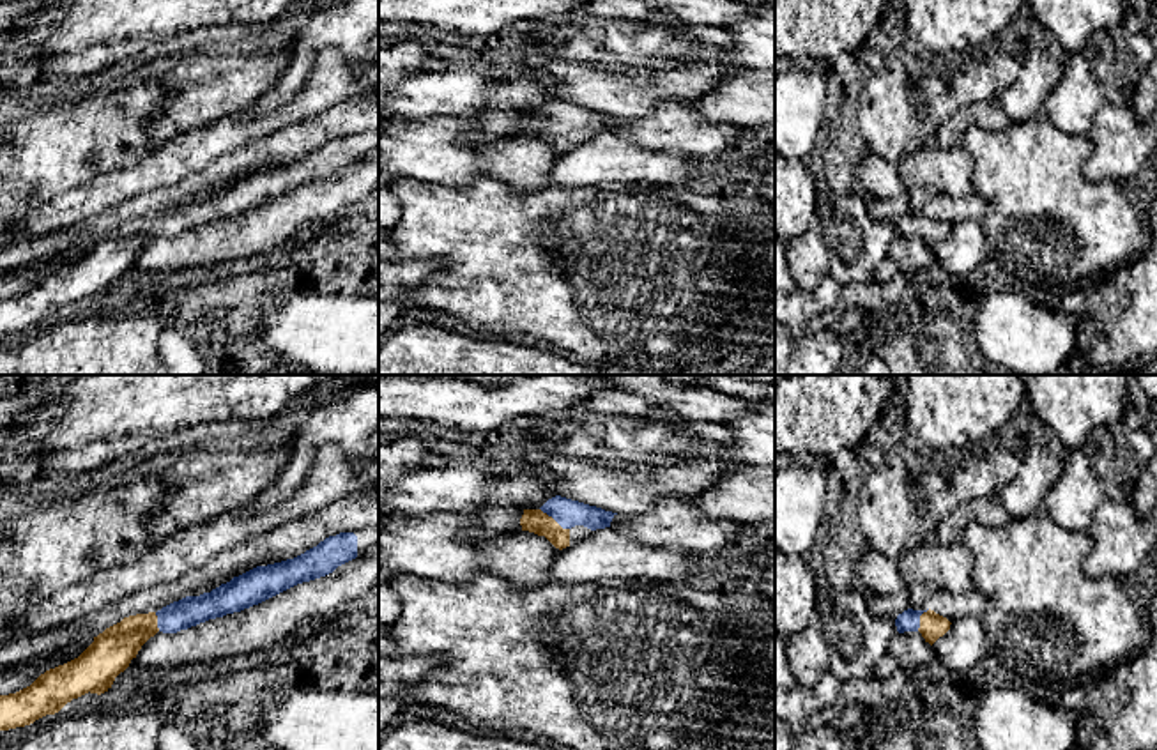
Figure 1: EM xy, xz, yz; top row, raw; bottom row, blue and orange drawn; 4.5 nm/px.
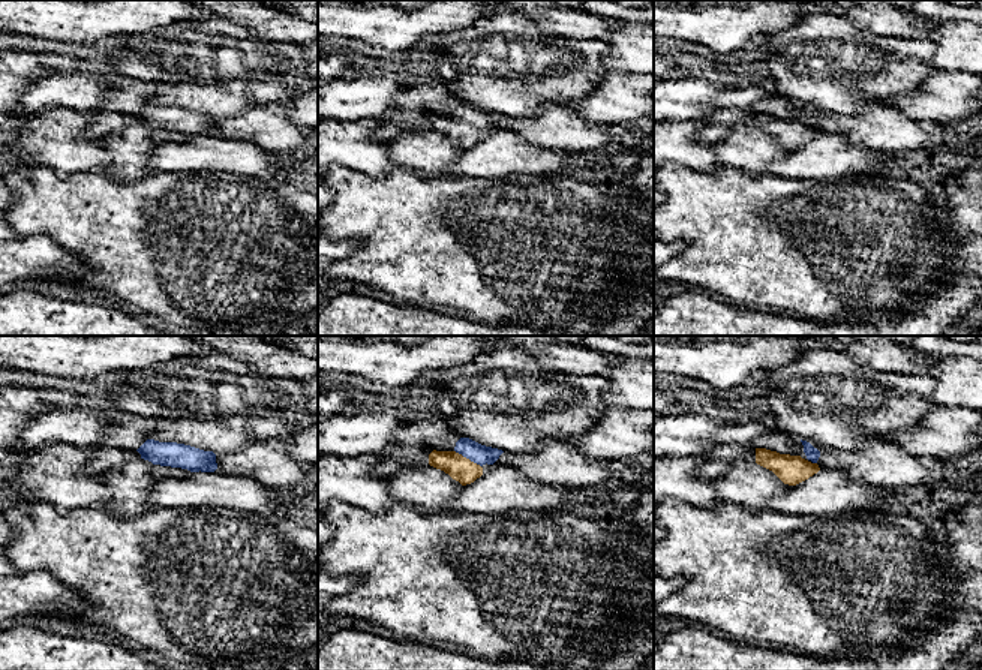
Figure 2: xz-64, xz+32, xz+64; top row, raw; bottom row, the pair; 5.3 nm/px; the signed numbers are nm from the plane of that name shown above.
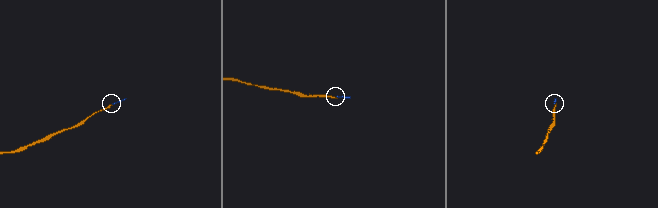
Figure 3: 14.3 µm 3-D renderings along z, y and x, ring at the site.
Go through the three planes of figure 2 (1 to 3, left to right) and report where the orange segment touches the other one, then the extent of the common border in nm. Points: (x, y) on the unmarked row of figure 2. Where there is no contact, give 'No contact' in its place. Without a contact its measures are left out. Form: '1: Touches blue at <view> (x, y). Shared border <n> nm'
1: No contact
2: Touches blue at xz+32 (468, 122). Shared border 170 nm
3: Touches blue at xz+64 (814, 126). Shared border 30 nm

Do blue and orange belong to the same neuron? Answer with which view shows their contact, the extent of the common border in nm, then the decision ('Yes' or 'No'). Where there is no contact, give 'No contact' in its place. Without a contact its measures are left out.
Touches blue in xz. Shared border 170 nm. Yes

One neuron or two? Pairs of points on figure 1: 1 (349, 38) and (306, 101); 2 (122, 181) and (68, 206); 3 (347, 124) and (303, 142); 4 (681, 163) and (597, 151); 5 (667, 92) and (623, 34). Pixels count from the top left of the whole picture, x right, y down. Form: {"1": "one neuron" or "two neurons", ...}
{"1": "two neurons", "2": "one neuron", "3": "one neuron", "4": "one neuron", "5": "one neuron"}

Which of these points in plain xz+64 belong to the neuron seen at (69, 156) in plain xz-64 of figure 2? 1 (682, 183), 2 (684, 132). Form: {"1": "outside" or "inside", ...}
{"1": "outside", "2": "inside"}

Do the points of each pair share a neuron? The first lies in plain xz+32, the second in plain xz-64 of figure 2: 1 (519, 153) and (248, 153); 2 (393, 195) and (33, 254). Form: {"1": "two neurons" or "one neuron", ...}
{"1": "one neuron", "2": "two neurons"}

